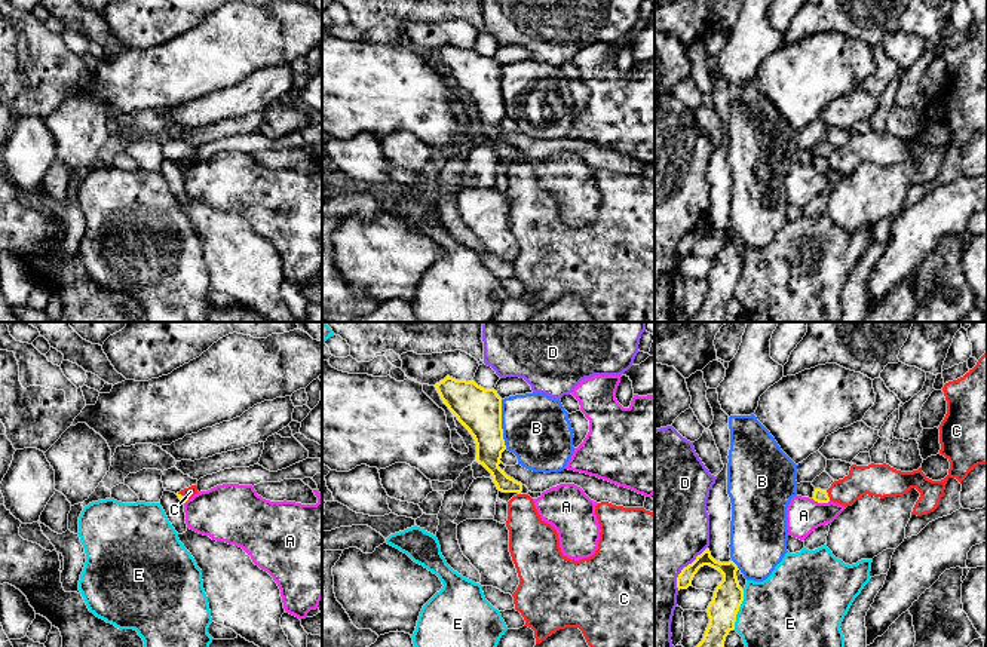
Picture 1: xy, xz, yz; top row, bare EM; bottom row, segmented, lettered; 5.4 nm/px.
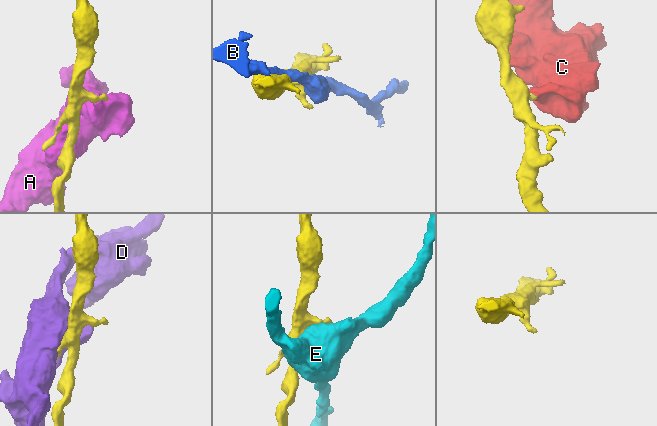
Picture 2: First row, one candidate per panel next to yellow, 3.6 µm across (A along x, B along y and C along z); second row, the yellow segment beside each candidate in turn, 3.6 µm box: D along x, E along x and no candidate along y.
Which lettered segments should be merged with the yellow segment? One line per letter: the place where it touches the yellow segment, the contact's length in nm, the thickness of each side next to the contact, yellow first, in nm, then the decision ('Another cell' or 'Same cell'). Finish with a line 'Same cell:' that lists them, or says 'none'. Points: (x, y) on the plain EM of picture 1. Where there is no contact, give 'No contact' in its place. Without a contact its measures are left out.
A: Touches yellow at yz (821, 169). Shared border 110 nm. Thickness 80 nm (yellow) against 190 nm. Another cell
B: Touches yellow at xz (500, 92). Shared border 280 nm. Thickness 240 nm (yellow) against 360 nm. Another cell
C: Touches yellow at yz (827, 162). Shared border 60 nm. Thickness 80 nm (yellow) against 160 nm. Another cell
D: Touches yellow at yz (684, 235). Shared border 280 nm. Thickness 100 nm (yellow) against 500 nm. Another cell
E: Touches yellow at yz (738, 276). Shared border 220 nm. Thickness 160 nm (yellow) against 480 nm. Another cell
Same cell: none

